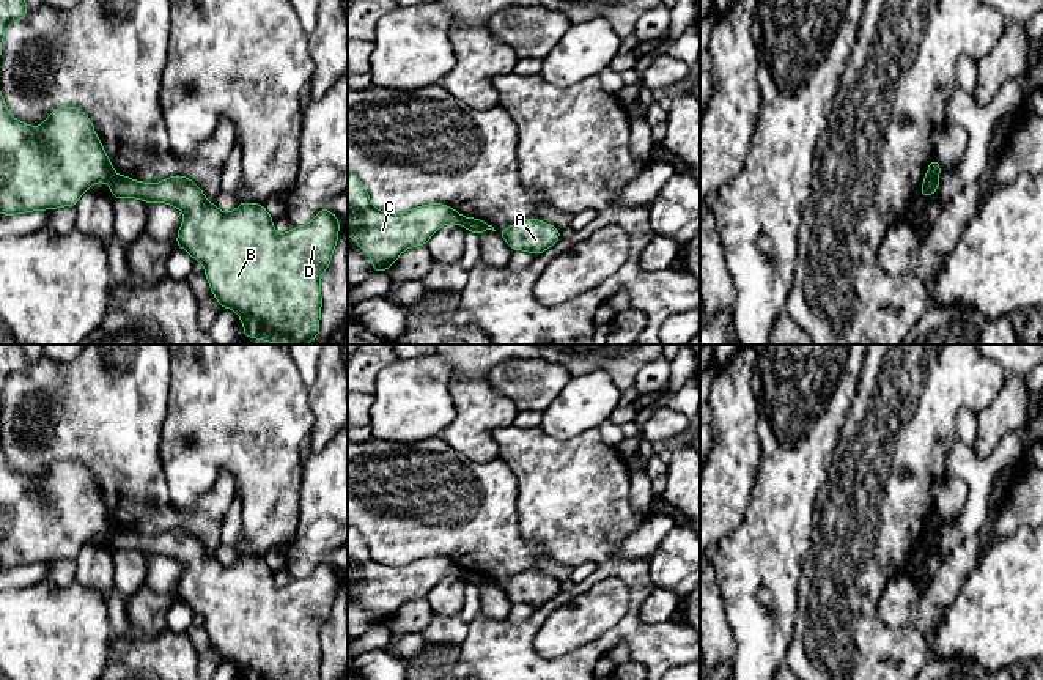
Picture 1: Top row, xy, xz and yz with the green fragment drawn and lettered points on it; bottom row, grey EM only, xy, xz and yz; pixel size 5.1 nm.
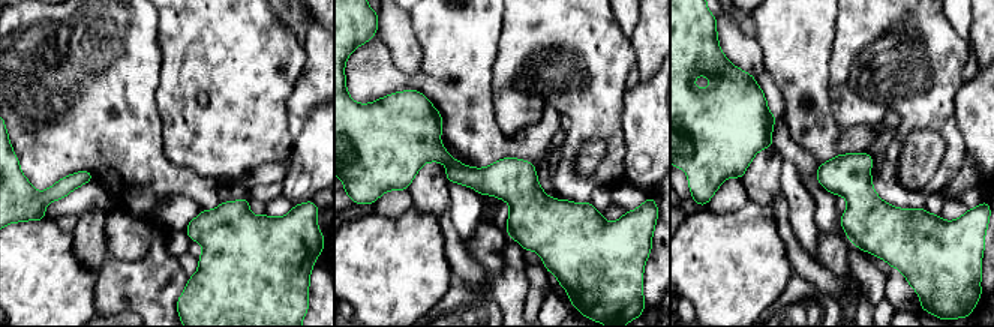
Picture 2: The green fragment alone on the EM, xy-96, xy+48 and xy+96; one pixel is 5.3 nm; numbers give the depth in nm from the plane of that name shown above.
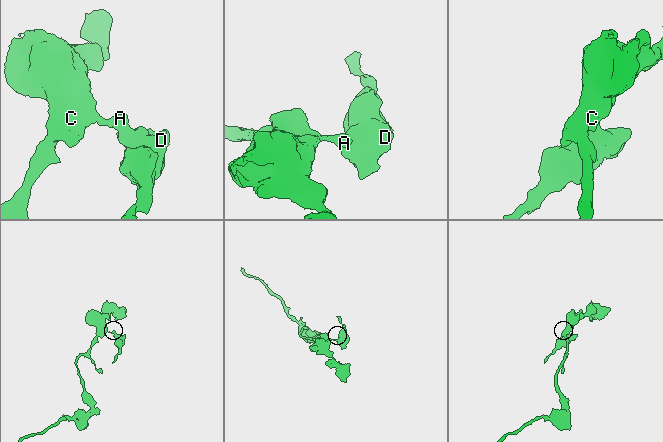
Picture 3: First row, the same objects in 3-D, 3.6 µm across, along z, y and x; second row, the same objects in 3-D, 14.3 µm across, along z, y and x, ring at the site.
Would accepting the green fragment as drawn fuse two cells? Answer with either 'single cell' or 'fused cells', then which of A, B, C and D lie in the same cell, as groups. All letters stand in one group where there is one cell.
fused cells | A B D / C

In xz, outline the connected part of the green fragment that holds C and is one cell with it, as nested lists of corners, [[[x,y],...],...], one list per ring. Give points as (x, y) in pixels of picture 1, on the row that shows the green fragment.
[[[348,170],[348,235],[373,260],[371,271],[389,271],[409,247],[426,246],[445,224],[463,225],[464,217],[442,203],[412,208],[401,214],[376,209],[362,181]]]

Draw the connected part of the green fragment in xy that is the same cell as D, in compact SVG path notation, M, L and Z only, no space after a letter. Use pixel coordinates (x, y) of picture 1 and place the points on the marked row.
M113 173L109 187L115 198L160 201L182 211L176 246L205 264L205 275L220 309L228 307L242 320L242 337L277 345L307 345L319 335L319 279L330 264L340 230L337 216L329 209L322 208L307 225L280 235L263 205L244 201L233 212L222 212L187 176L146 184Z

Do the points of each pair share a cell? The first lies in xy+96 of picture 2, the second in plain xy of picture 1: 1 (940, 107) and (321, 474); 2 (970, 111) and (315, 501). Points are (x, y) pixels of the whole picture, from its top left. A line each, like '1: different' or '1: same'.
1: different
2: same

